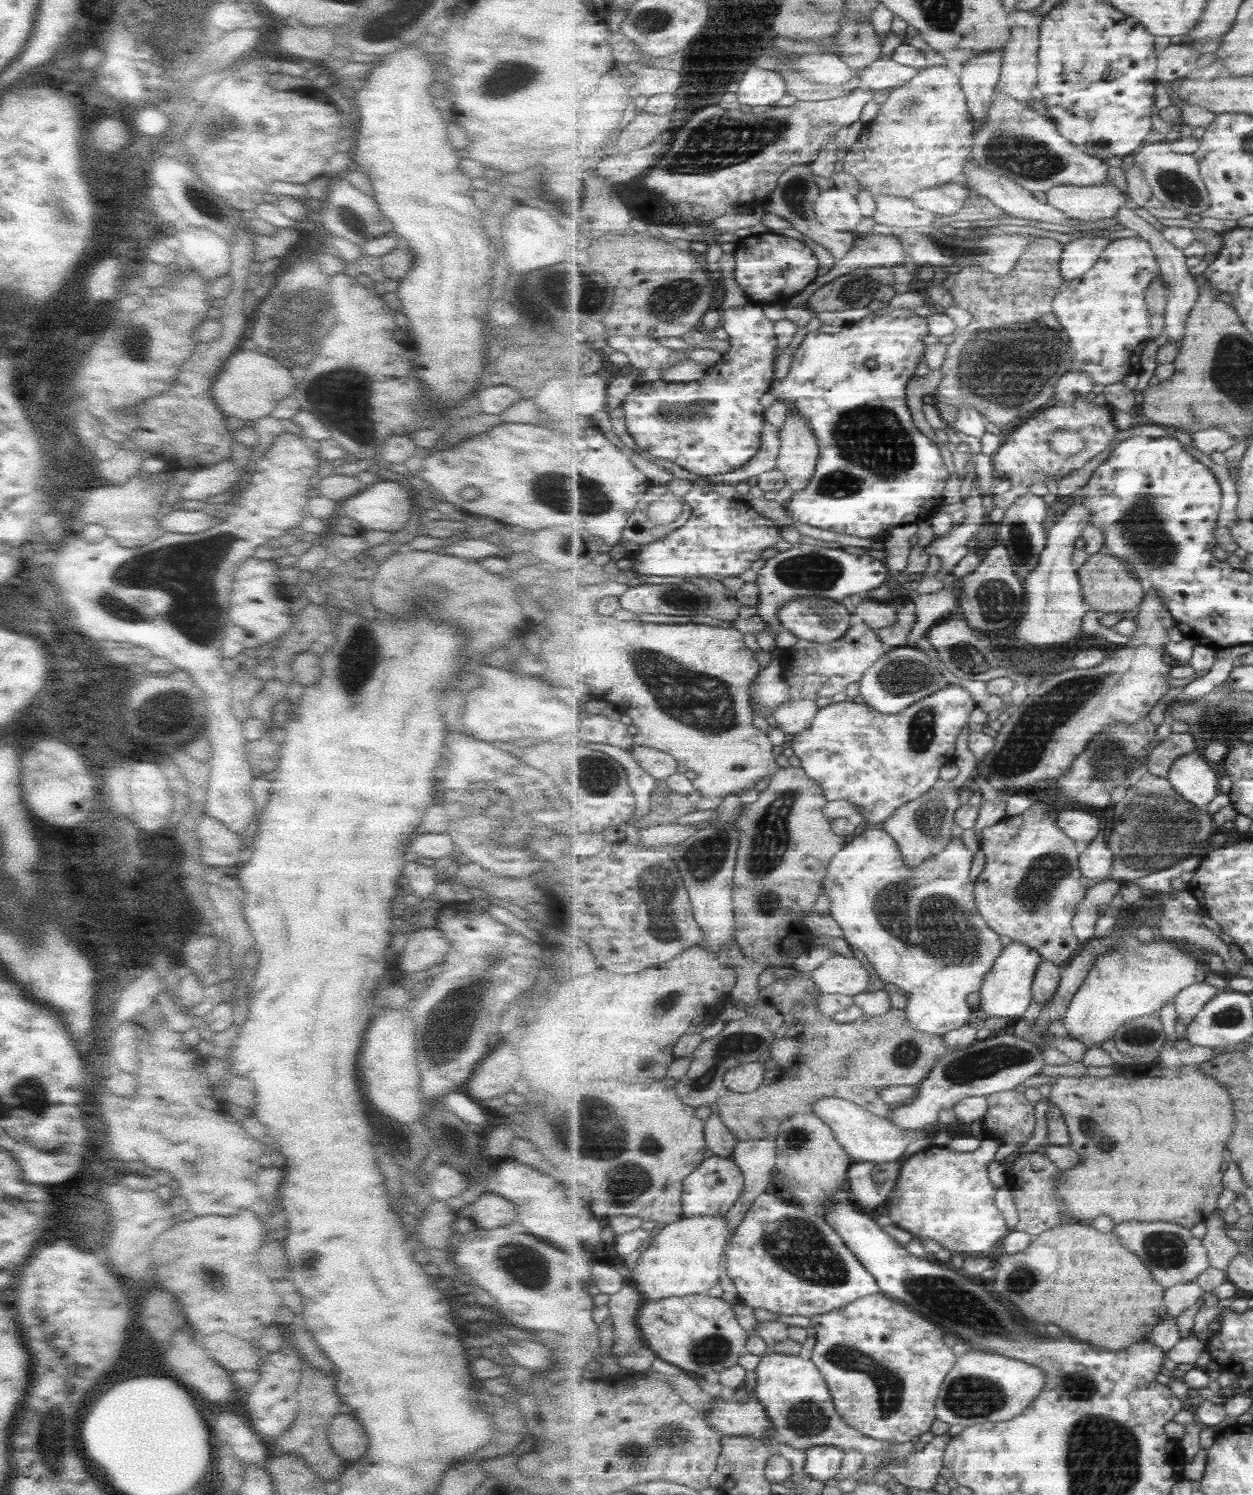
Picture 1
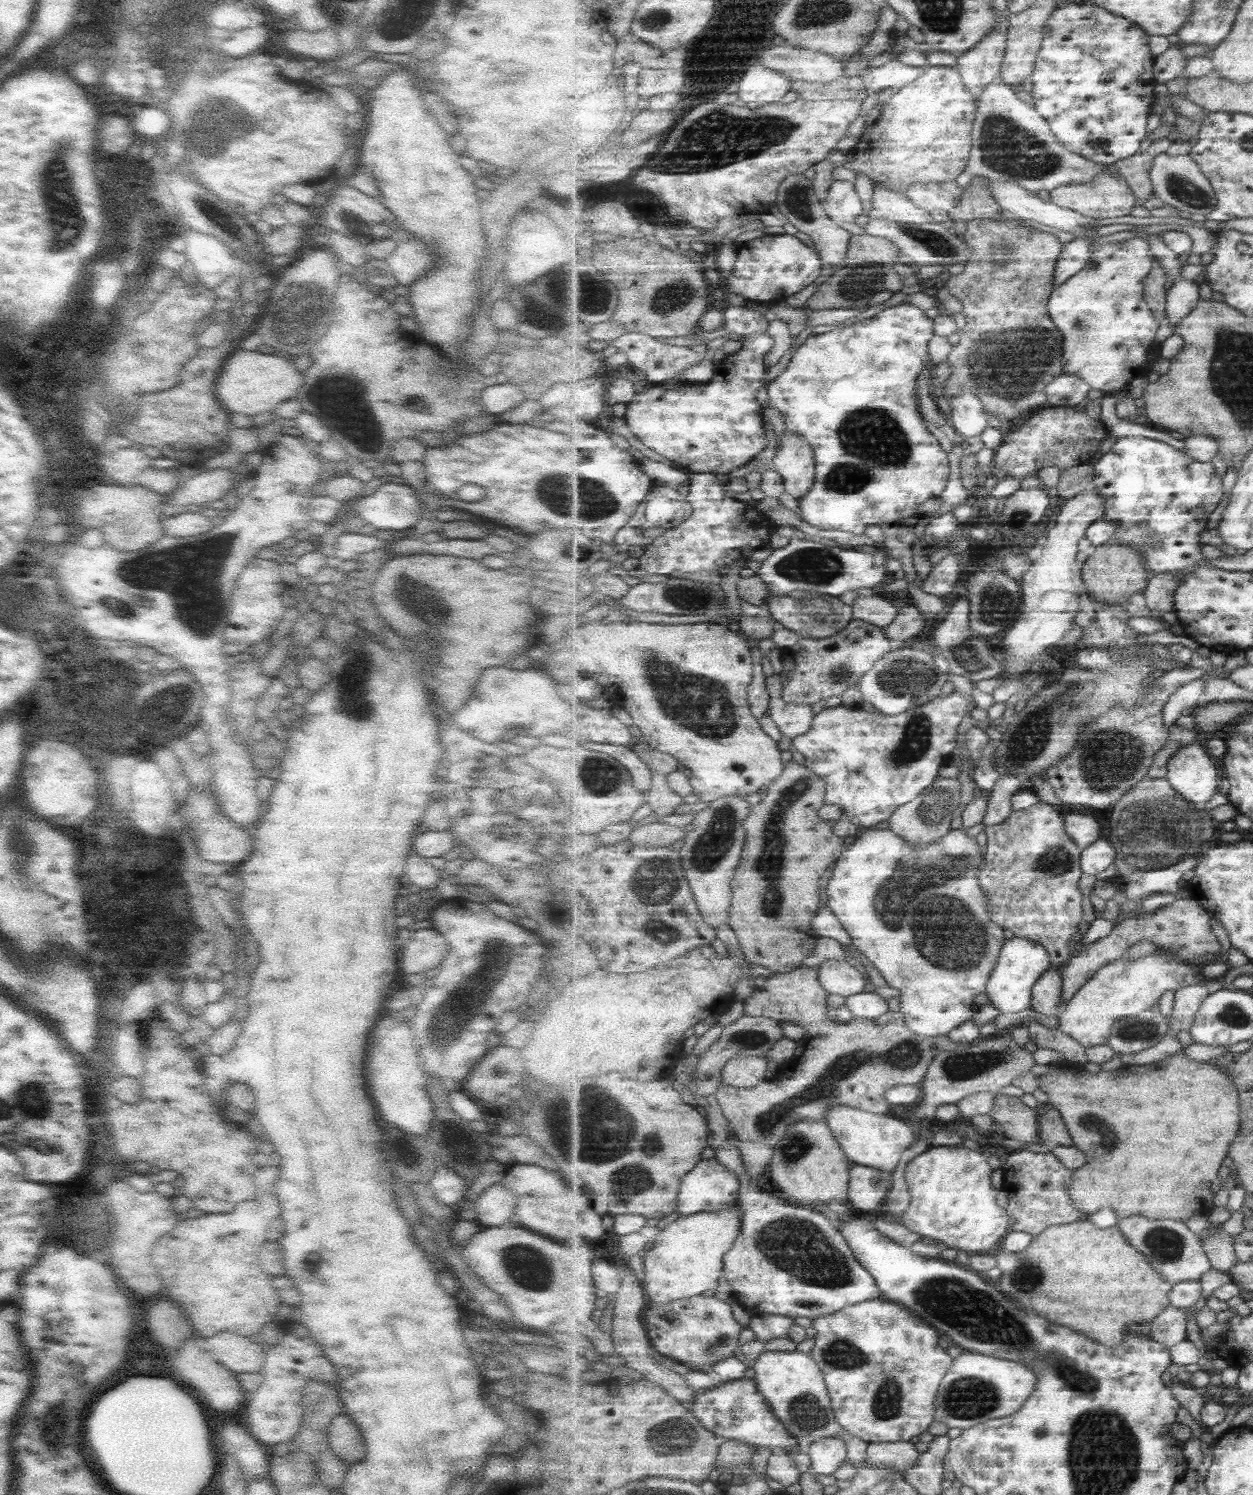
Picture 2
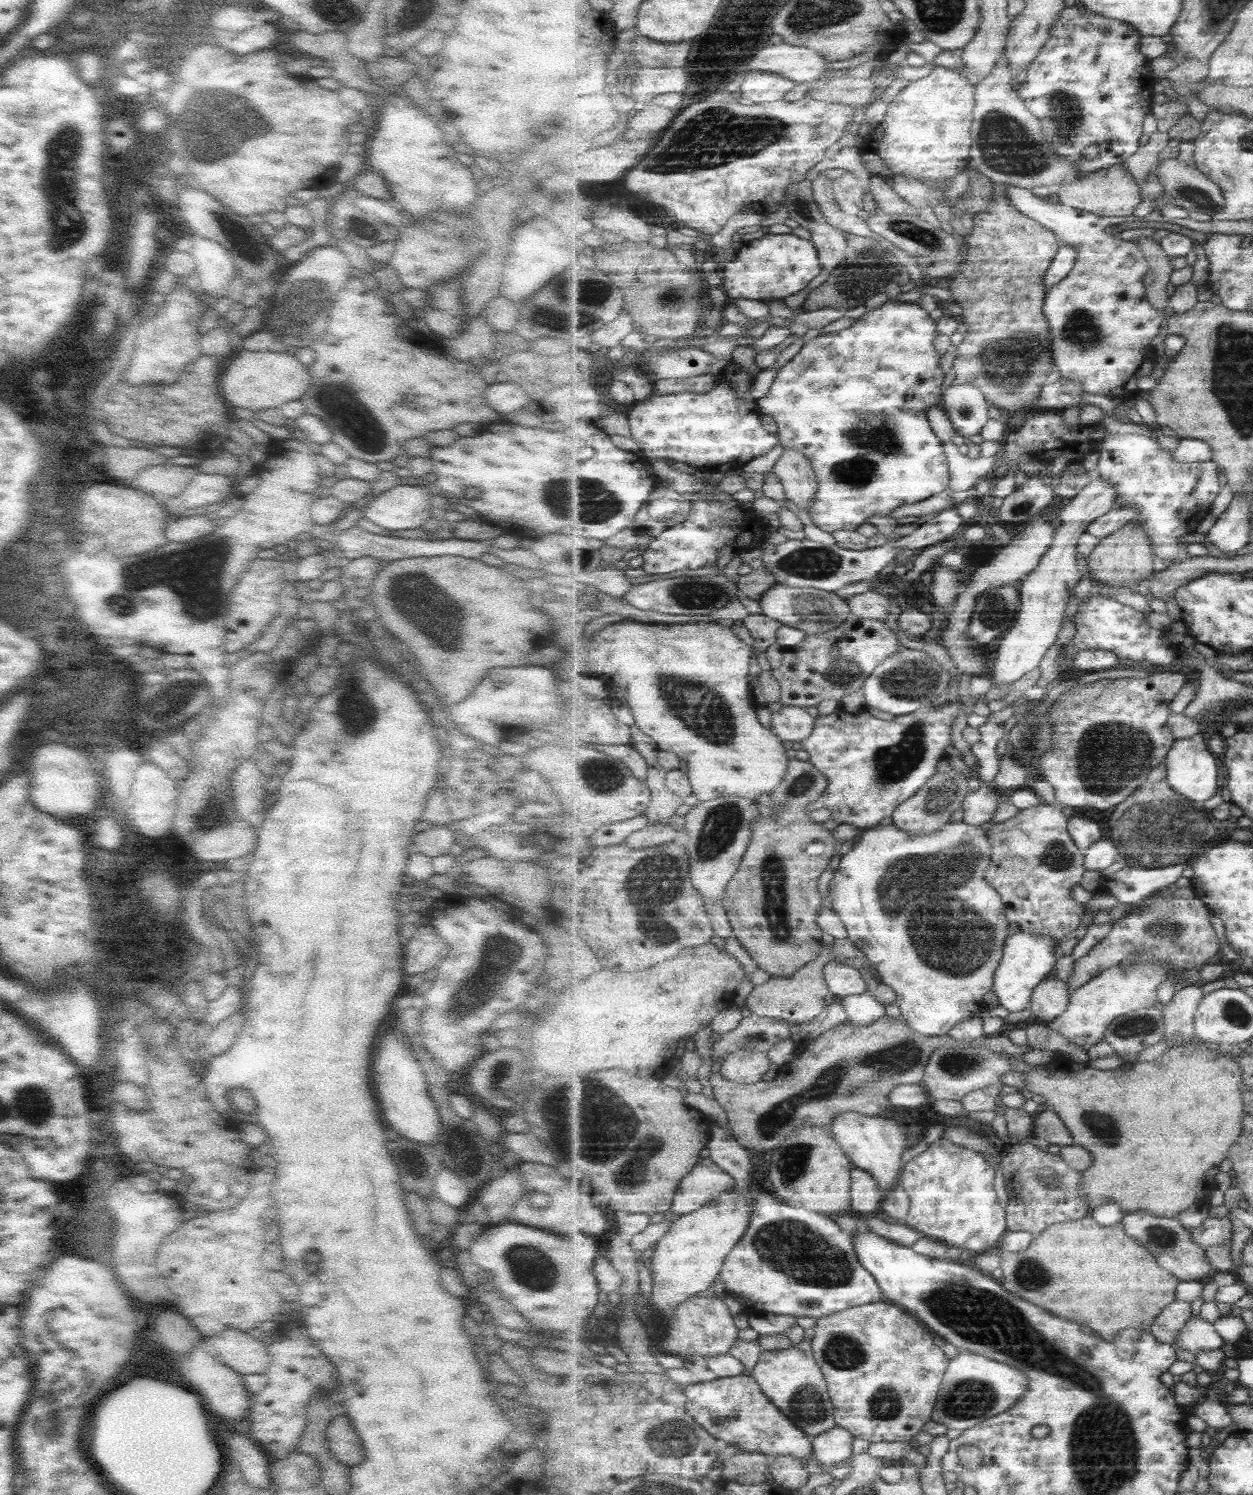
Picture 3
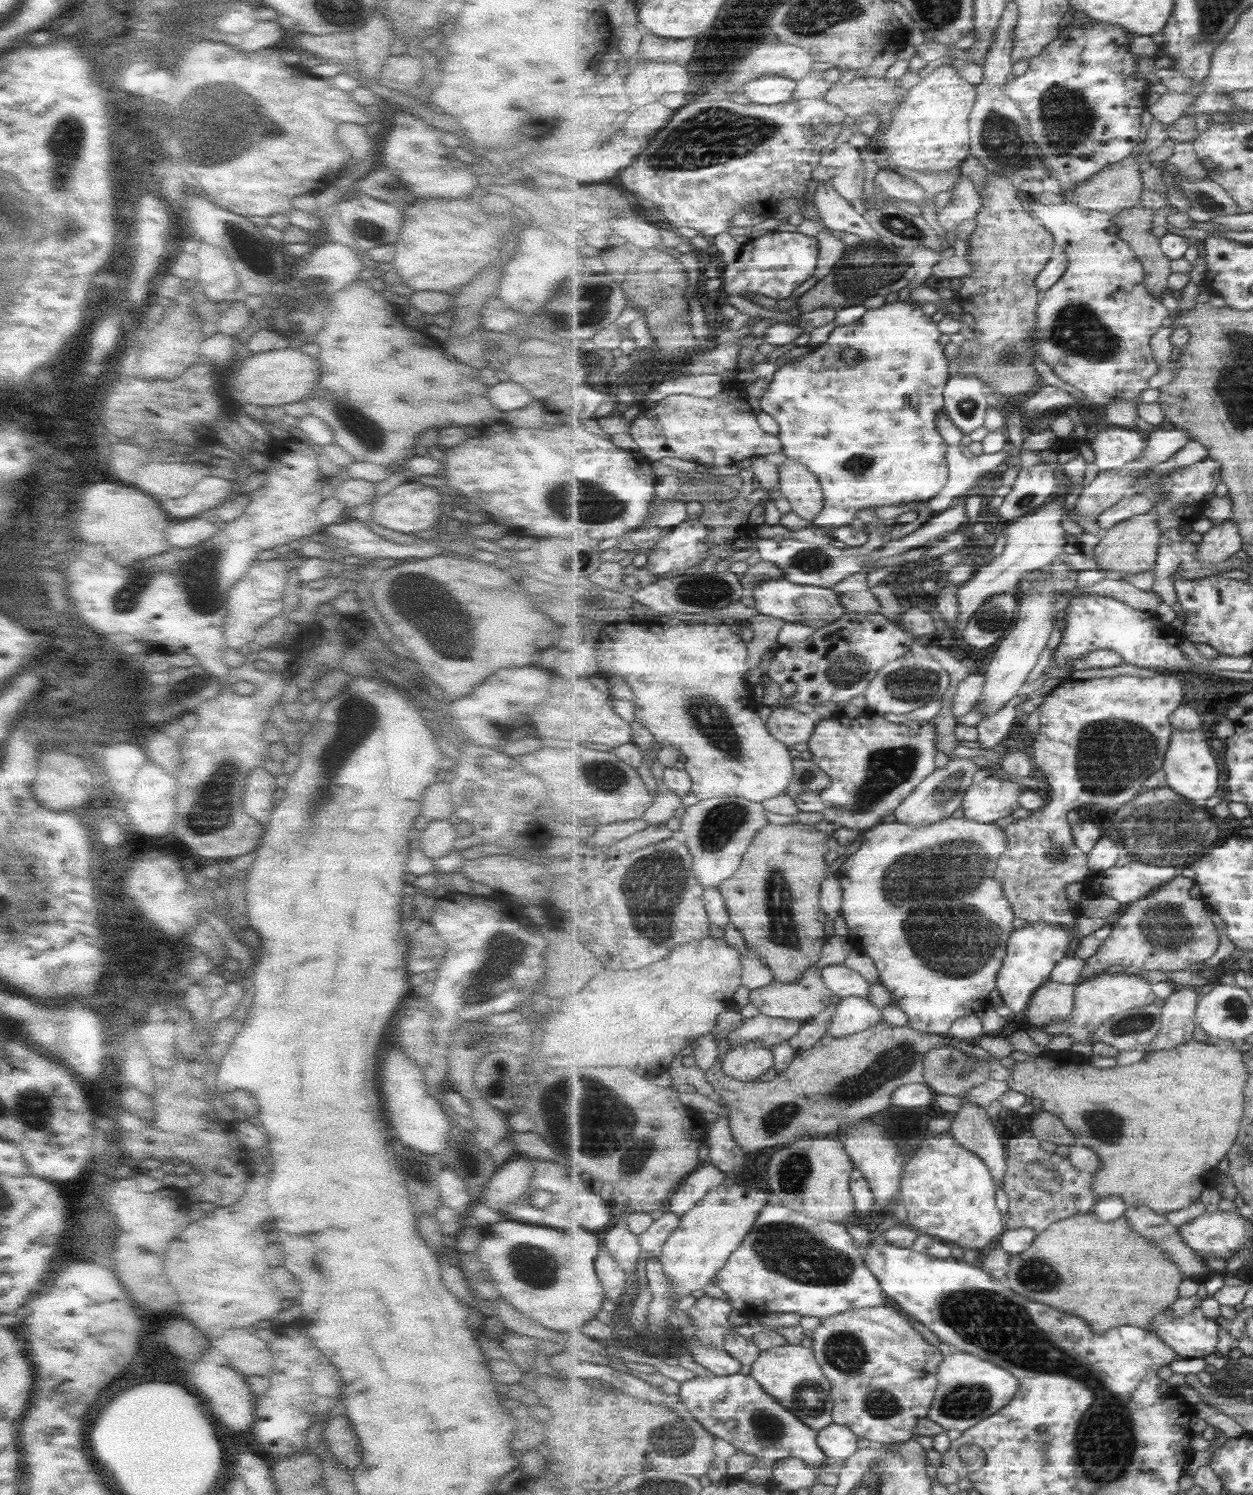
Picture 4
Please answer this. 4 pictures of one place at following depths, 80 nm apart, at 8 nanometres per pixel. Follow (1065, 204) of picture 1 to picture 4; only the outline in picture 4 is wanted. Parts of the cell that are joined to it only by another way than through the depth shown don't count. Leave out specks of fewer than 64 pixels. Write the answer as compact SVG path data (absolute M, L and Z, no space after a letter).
M1141 142L1129 158L1113 164L1109 168L1104 168L1097 175L1092 176L1091 180L1084 182L1084 184L1078 186L1075 190L1063 192L1065 202L1083 205L1094 211L1108 212L1113 216L1126 208L1131 208L1141 203L1141 194L1143 194L1143 176L1141 176L1141 171L1143 167L1139 159L1141 159L1143 149L1145 149L1145 144Z

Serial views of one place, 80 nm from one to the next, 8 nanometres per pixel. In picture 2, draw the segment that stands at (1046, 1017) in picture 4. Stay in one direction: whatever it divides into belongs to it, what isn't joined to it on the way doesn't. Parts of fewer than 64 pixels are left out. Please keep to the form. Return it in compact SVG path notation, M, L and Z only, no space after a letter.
M1051 968L1035 984L1032 996L1032 1008L1046 1016L1059 1016L1062 1013L1063 976L1060 968Z

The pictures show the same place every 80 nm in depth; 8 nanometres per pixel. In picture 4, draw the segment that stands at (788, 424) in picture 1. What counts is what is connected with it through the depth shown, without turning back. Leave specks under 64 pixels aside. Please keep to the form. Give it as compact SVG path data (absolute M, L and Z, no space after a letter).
M786 458L780 466L781 478L778 489L785 499L789 500L792 512L801 519L815 522L823 513L825 499L822 484L804 464L792 458Z

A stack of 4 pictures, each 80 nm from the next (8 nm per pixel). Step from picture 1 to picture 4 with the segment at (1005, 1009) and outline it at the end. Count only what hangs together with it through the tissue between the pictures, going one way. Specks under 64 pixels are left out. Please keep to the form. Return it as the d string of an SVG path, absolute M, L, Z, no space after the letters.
M1043 921L1030 922L1025 927L1014 931L1010 936L1008 943L1008 953L1003 962L1003 967L997 976L997 992L1001 994L1004 1005L1010 1009L1012 1013L1025 1012L1039 988L1043 987L1050 981L1051 974L1058 967L1058 963L1067 956L1070 956L1069 944L1075 940L1073 931L1068 931L1063 925L1052 925Z

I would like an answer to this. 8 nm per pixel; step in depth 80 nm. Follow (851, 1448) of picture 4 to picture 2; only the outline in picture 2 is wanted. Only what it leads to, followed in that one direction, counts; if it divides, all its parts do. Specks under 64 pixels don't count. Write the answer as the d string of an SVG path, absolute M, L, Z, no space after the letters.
M841 1437L822 1438L805 1450L811 1464L809 1472L830 1476L847 1461L848 1442Z

